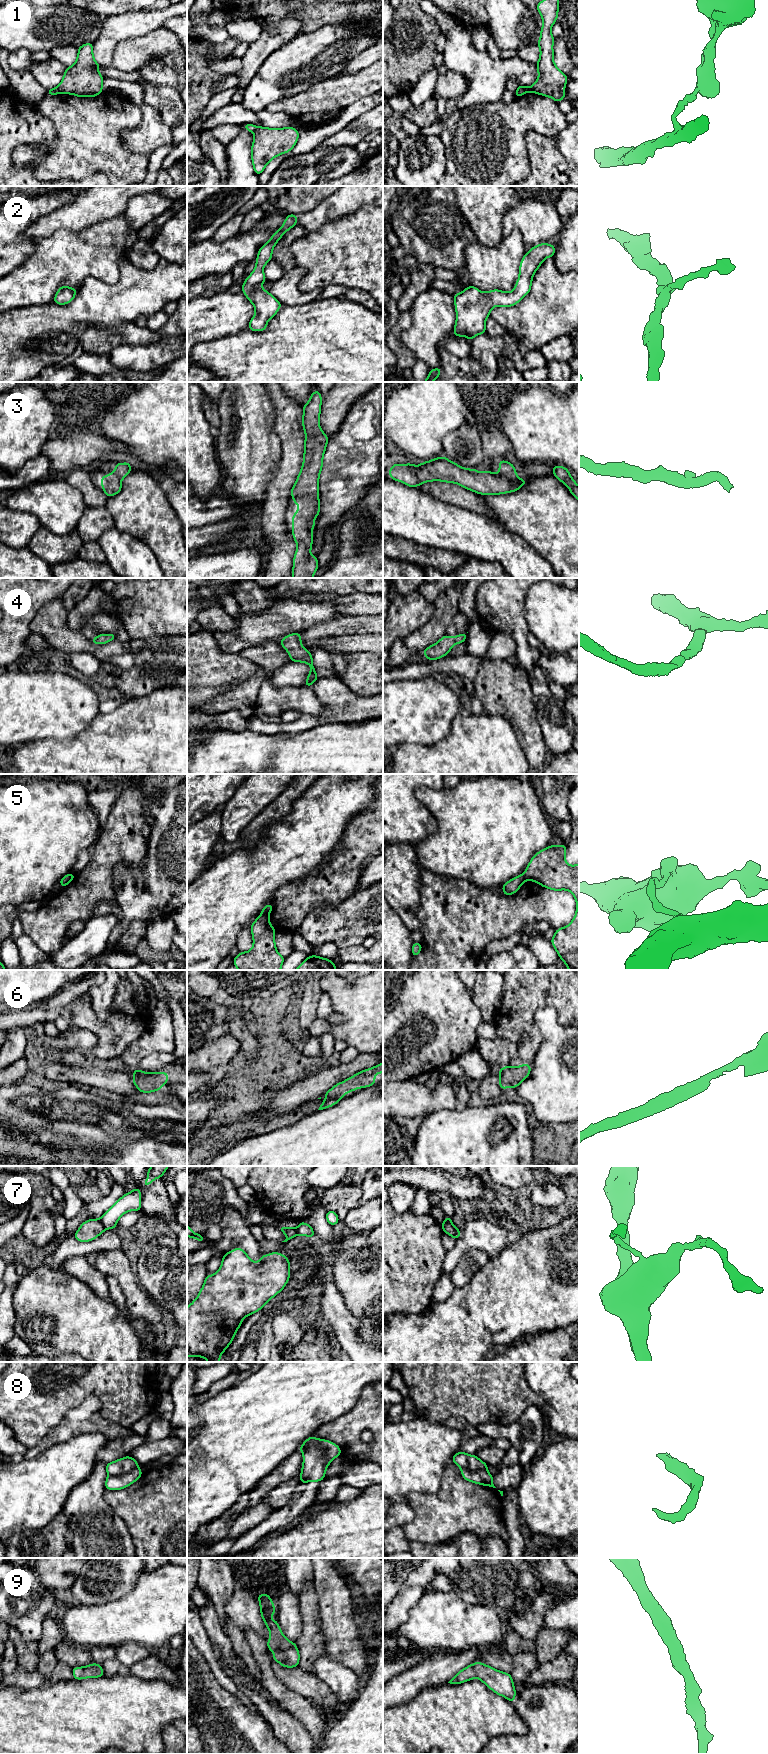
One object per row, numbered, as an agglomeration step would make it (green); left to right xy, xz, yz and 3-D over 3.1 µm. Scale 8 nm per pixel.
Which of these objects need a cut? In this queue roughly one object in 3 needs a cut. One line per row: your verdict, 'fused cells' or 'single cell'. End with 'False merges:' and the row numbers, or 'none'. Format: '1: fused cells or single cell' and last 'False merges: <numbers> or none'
1: fused cells
2: single cell
3: fused cells
4: single cell
5: fused cells
6: single cell
7: fused cells
8: fused cells
9: single cell
False merges: 1, 3, 5, 7, 8

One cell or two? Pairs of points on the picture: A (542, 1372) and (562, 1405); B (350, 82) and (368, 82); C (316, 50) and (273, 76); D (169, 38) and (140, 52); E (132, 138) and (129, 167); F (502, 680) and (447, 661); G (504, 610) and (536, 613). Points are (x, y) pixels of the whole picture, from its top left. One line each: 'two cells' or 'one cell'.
A: one cell
B: one cell
C: one cell
D: one cell
E: two cells
F: two cells
G: two cells

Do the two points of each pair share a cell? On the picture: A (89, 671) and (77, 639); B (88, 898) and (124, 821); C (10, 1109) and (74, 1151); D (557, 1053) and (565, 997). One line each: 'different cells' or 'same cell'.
A: different cells
B: same cell
C: same cell
D: different cells

